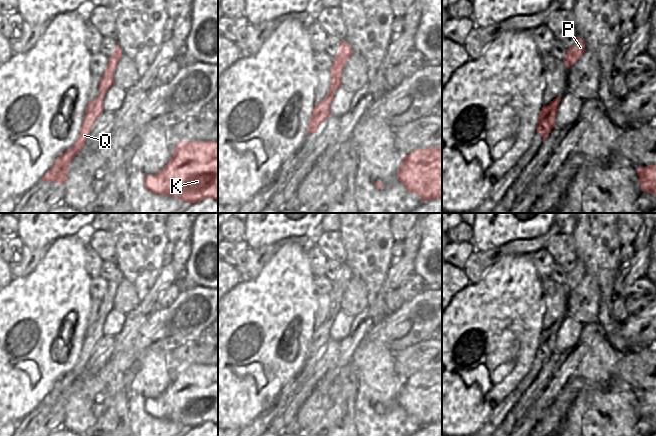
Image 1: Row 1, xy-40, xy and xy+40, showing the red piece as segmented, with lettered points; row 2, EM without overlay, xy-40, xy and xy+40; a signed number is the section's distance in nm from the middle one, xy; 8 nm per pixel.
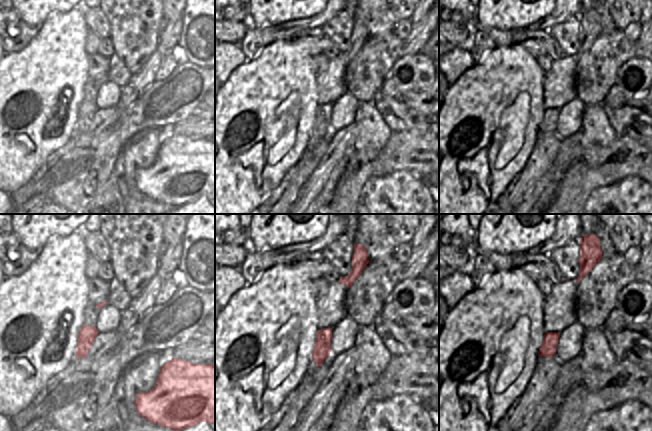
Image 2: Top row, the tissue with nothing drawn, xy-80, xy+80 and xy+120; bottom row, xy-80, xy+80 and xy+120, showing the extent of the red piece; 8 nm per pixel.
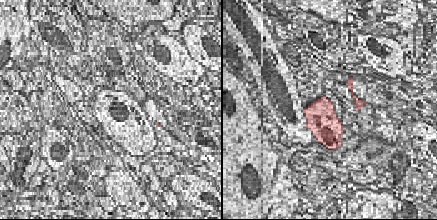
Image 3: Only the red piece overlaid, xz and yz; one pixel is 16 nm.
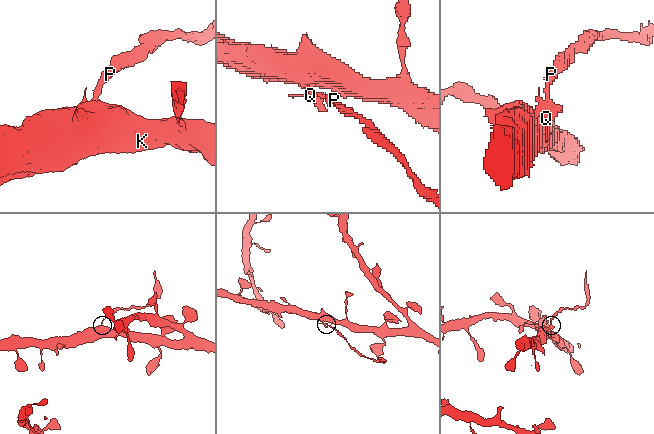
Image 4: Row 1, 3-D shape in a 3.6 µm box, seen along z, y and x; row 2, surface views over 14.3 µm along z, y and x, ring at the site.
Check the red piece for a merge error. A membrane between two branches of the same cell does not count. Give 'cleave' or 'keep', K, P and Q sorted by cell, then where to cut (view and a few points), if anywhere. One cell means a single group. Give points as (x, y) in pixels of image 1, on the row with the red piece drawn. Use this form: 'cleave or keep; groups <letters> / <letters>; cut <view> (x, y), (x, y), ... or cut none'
cleave; groups K Q / P; cut xy-40 (99, 94), (104, 95)

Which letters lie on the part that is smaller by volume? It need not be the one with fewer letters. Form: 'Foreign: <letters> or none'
Foreign: P

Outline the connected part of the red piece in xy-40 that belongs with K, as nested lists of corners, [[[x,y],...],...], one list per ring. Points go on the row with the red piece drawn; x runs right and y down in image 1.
[[[180,141],[169,162],[158,173],[145,176],[145,188],[190,204],[208,197],[218,200],[218,141]]]

